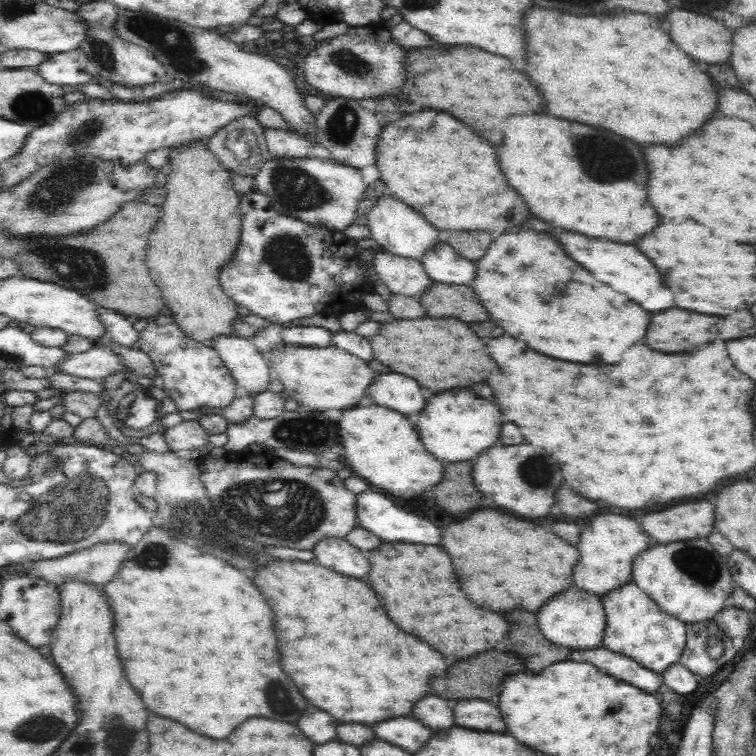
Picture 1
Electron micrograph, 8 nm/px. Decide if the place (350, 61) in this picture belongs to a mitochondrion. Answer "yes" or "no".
yes

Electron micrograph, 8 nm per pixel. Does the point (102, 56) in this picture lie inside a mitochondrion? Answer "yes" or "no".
yes

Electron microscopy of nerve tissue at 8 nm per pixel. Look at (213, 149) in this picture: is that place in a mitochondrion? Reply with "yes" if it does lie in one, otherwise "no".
no

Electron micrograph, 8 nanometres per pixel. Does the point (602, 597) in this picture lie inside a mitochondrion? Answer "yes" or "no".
no

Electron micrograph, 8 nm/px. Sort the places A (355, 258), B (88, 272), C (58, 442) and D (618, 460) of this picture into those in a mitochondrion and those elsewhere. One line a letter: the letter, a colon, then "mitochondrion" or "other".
A: other
B: mitochondrion
C: other
D: other

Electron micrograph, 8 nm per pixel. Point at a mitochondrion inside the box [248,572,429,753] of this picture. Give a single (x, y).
(277, 697)

